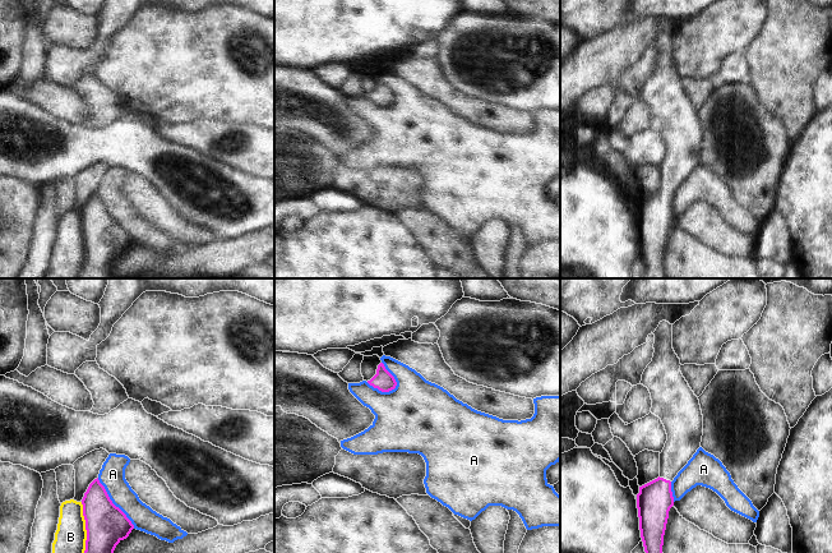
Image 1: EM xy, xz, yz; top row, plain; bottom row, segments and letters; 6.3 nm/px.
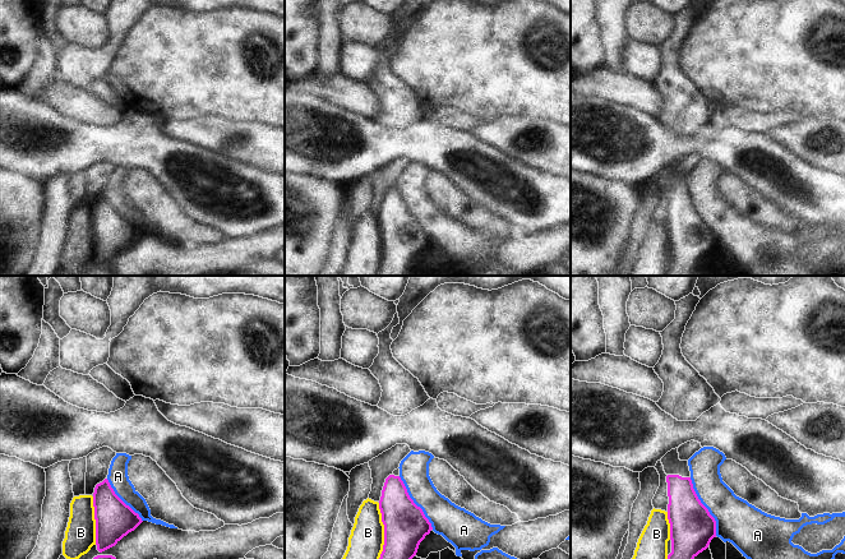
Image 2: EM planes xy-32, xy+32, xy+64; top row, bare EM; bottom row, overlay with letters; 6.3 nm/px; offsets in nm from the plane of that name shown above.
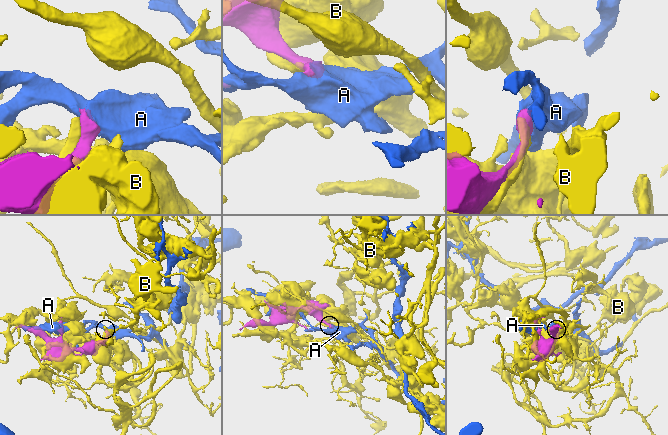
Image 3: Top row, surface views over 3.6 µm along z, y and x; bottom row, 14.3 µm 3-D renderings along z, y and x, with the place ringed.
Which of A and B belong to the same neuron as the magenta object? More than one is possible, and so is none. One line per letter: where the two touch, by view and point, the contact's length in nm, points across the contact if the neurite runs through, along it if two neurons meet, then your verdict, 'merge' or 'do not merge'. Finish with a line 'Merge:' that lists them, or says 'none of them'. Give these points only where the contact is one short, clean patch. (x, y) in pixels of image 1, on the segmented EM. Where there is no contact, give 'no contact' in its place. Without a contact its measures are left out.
A: xz (393, 378) | 200 nm | do not merge
B: xy (86, 528) | 320 nm | do not merge
Merge: none of them

